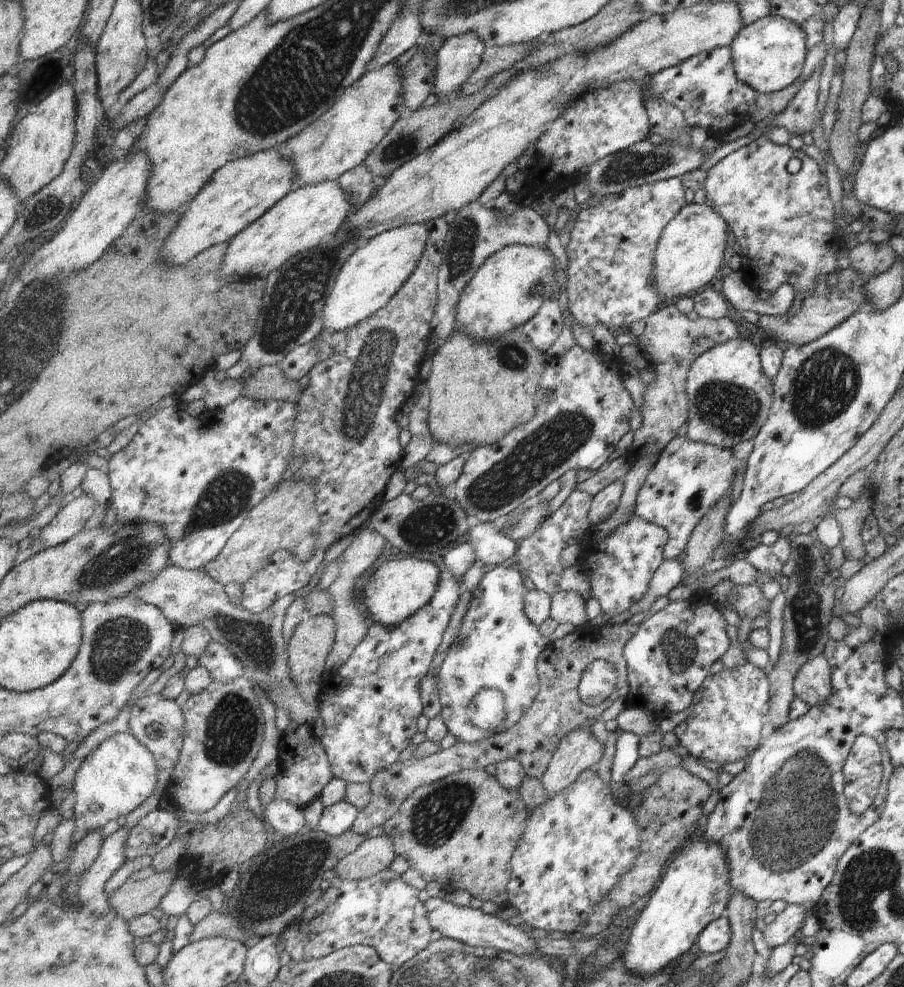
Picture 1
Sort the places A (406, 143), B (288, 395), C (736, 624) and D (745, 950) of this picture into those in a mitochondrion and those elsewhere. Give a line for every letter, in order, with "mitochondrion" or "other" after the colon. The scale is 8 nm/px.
A: mitochondrion
B: other
C: other
D: other

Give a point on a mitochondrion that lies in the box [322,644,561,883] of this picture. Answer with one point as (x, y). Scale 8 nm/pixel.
(435, 817)

